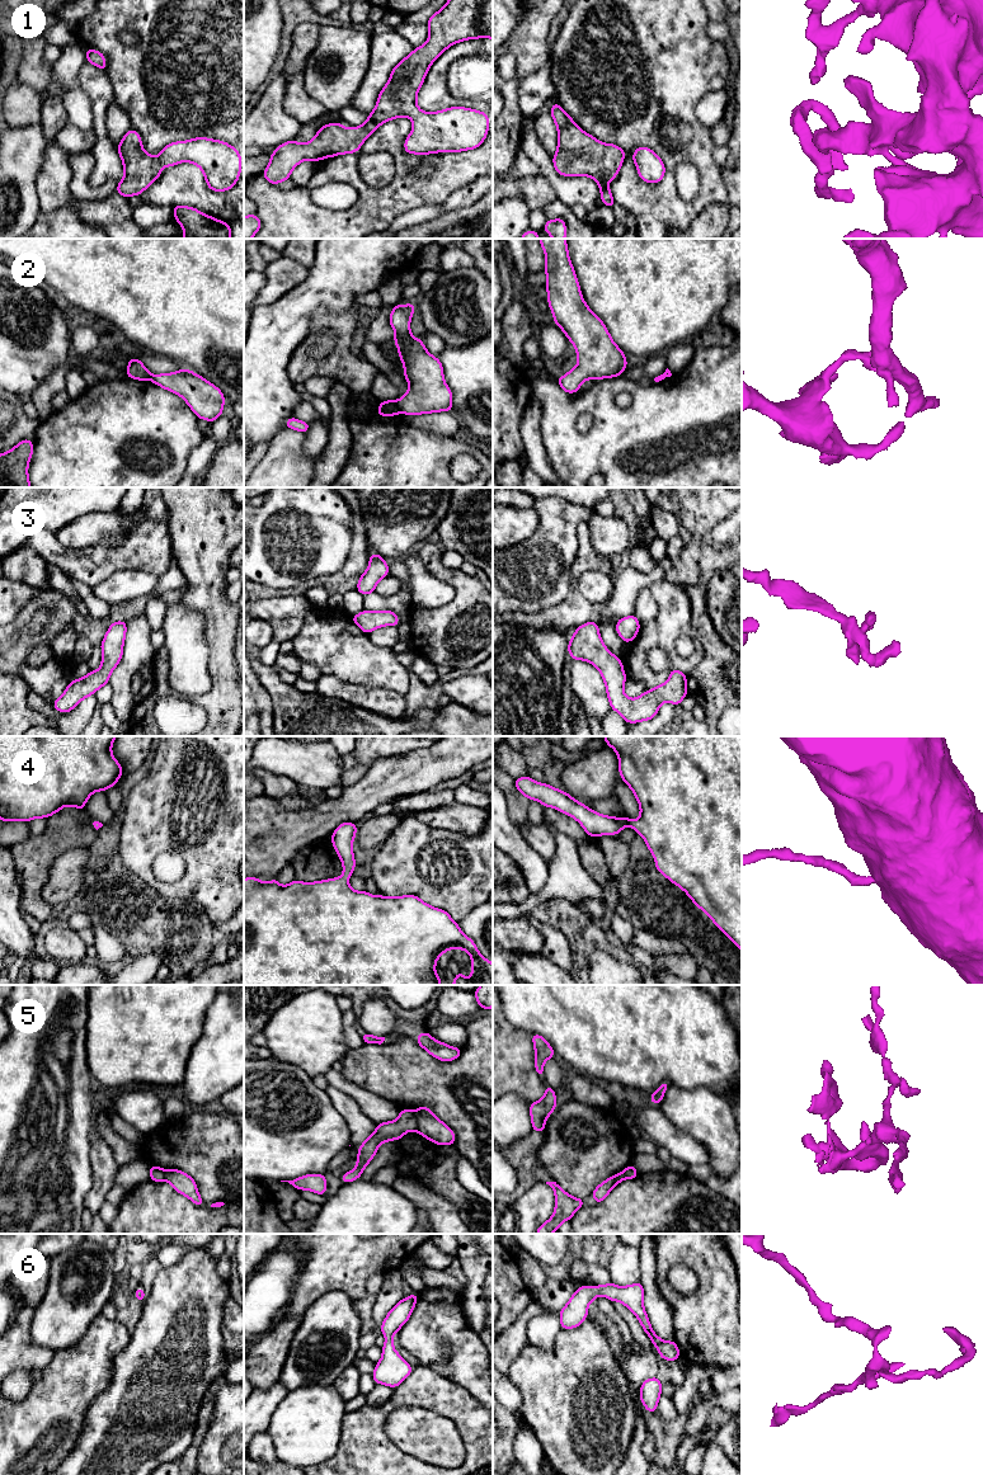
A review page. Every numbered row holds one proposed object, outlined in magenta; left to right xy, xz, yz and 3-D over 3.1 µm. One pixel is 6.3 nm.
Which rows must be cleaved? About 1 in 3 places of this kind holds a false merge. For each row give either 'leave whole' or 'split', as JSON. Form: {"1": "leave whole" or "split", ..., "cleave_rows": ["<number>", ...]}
{"1": "leave whole", "2": "split", "3": "leave whole", "4": "leave whole", "5": "split", "6": "leave whole", "cleave_rows": ["2", "5"]}

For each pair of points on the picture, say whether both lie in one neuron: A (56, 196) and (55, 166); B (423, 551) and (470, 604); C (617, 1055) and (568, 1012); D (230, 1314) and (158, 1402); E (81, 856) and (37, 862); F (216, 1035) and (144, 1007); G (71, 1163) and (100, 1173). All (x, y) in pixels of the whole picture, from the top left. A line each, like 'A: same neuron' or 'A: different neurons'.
A: same neuron
B: same neuron
C: same neuron
D: different neurons
E: different neurons
F: different neurons
G: different neurons

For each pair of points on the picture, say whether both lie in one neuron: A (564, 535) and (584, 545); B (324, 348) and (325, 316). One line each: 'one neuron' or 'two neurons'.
A: two neurons
B: two neurons

